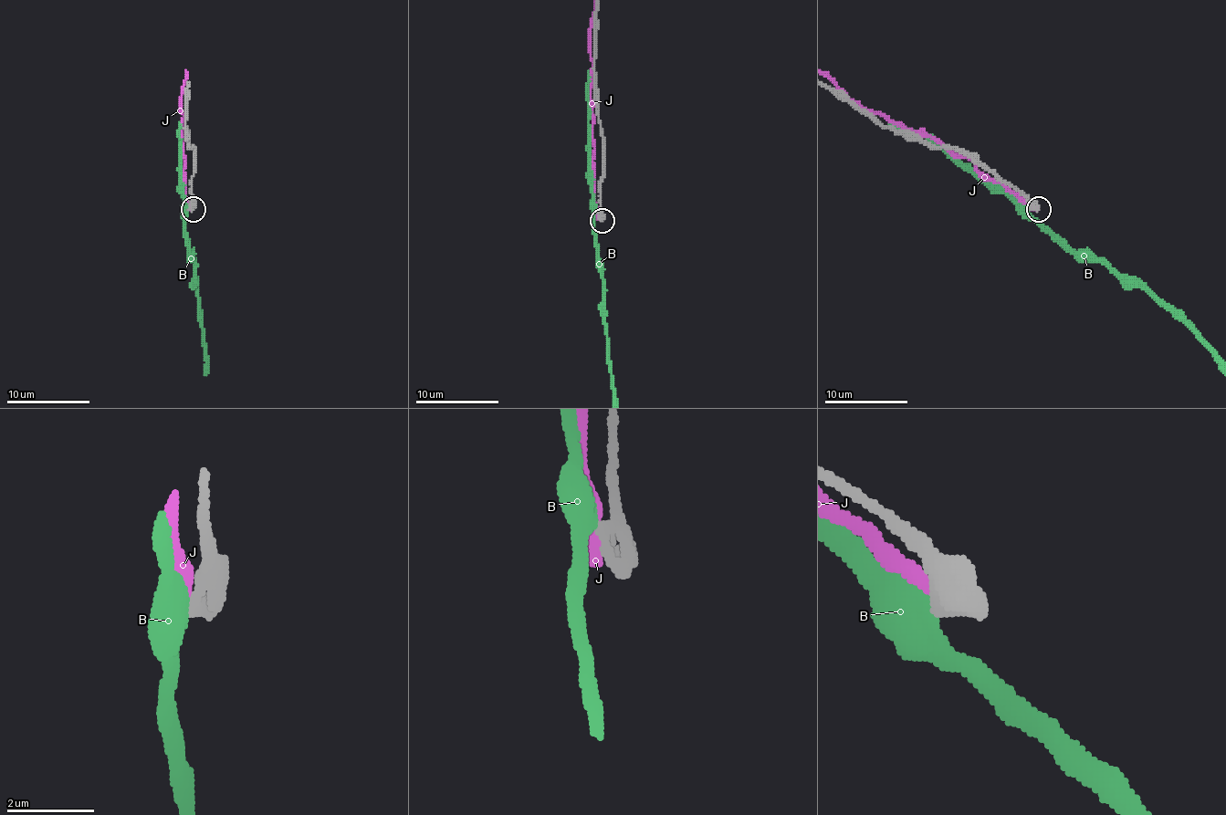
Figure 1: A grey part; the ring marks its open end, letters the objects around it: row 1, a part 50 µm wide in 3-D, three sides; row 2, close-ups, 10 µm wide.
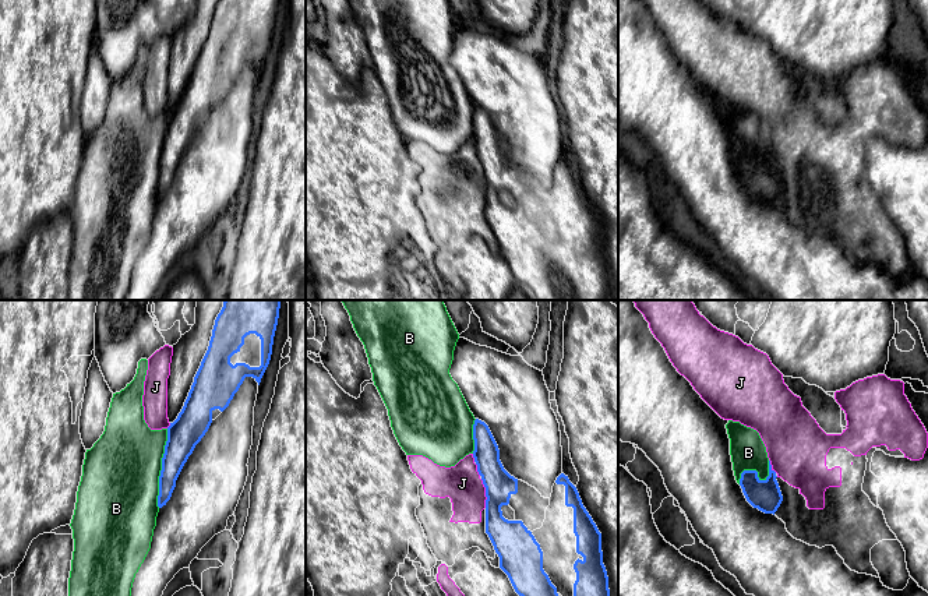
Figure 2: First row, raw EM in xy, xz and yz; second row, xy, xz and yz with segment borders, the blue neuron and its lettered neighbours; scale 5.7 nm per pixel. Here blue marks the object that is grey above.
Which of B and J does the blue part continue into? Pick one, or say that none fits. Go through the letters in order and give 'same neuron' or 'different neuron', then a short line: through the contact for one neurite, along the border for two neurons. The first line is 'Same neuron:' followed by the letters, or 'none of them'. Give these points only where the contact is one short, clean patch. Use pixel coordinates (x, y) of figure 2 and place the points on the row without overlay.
Same neuron: none of them
B: different neuron; line xy (168, 116), (159, 164), (158, 194)
J: different neuron

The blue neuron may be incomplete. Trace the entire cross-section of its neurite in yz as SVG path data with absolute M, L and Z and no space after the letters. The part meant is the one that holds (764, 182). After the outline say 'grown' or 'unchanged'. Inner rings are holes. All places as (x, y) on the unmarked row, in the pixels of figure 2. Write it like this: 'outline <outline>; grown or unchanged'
outline M769 148L769 163L765 167L758 165L756 158L744 158L741 161L740 173L747 188L765 201L777 198L783 188L783 183L776 167L776 159L772 156Z; unchanged

